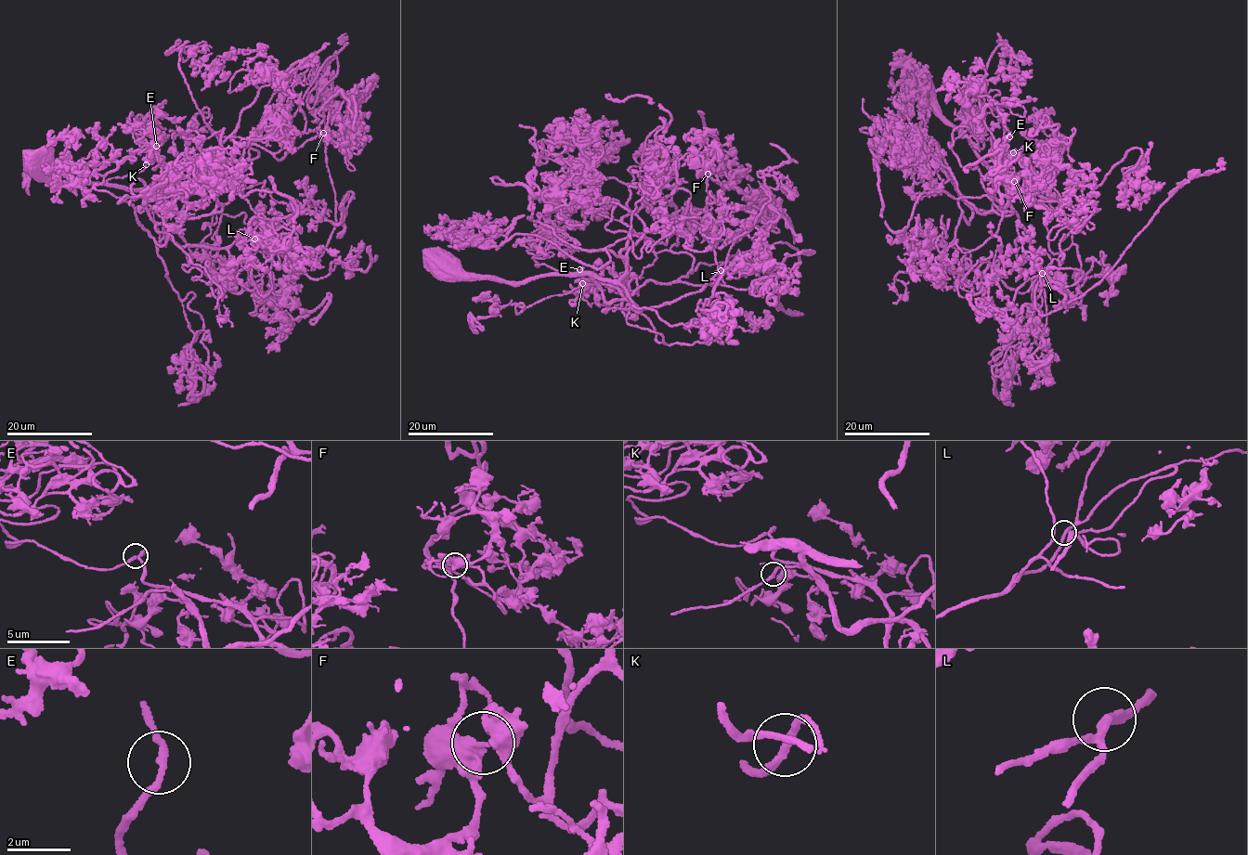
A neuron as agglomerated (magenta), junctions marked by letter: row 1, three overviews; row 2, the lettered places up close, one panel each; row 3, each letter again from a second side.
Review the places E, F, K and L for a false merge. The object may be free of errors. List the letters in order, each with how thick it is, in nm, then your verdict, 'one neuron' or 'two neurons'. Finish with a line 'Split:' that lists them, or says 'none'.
E: 190 nm thick; one neuron
F: 360 nm thick; one neuron
K: 190 nm thick; one neuron
L: 280 nm thick; one neuron
Split: none

